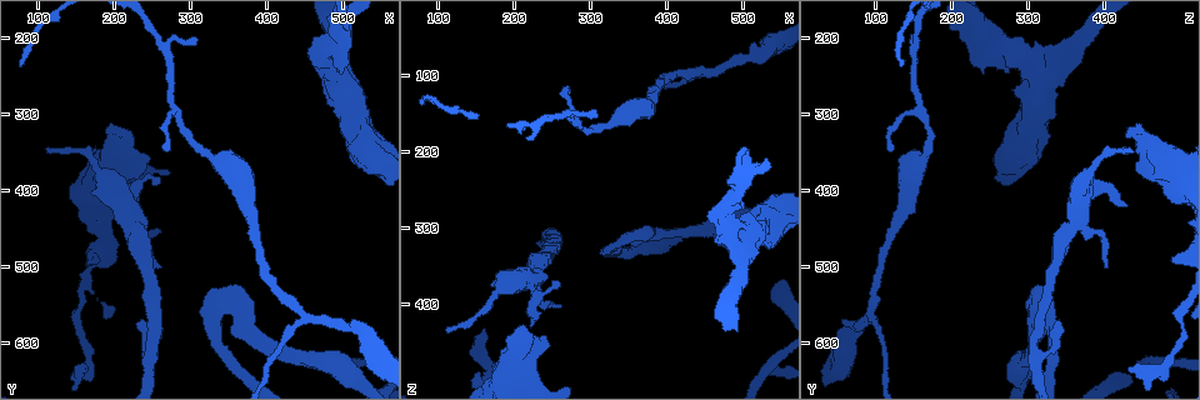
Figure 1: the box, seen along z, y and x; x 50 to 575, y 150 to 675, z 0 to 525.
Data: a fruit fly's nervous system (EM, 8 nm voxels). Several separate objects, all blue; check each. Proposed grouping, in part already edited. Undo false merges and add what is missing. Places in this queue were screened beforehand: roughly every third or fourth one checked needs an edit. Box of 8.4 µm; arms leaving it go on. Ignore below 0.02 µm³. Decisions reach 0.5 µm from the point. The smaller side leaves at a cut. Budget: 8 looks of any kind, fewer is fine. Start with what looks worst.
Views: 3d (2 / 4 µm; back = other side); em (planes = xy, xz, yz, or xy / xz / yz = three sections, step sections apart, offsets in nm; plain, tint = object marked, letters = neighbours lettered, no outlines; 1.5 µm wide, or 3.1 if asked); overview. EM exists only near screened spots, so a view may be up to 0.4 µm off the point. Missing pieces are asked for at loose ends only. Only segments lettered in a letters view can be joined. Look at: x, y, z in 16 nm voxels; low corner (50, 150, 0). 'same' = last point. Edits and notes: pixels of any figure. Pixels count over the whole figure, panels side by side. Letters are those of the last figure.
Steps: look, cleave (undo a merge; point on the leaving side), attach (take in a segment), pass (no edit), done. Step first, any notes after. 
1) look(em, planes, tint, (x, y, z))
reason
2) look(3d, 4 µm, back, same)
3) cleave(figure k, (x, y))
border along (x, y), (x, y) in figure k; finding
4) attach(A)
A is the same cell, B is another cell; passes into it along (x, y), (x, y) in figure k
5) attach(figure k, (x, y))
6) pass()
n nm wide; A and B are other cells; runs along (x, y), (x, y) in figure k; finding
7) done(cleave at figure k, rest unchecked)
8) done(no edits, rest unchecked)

look(3d, 4 µm, (185, 325, 450))

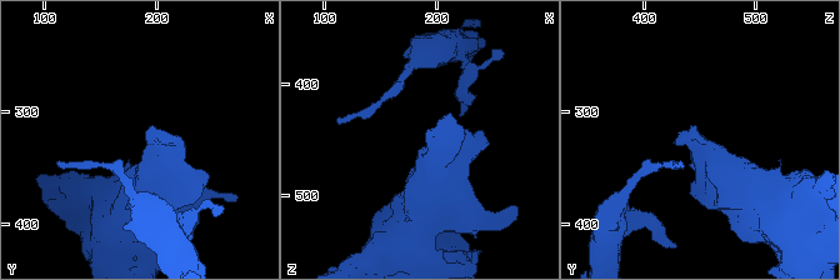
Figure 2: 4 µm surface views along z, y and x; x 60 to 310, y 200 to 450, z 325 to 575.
look(em, xy, step 4, letters, (188, 324, 448))
shape alone is not enough

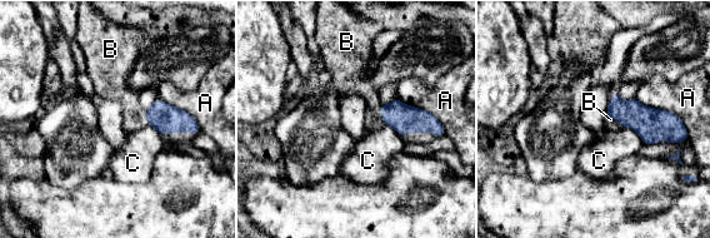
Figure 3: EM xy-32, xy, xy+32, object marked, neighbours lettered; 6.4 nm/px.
look(em, xz, step 4, letters, same)

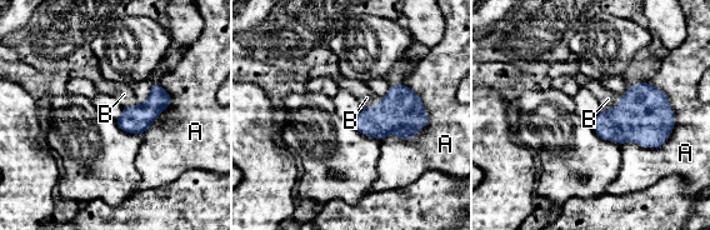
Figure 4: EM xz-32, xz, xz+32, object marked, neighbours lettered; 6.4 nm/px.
attach(B)
B is the same cell, A is another cell; it goes on there

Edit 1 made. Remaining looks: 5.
look(overview)

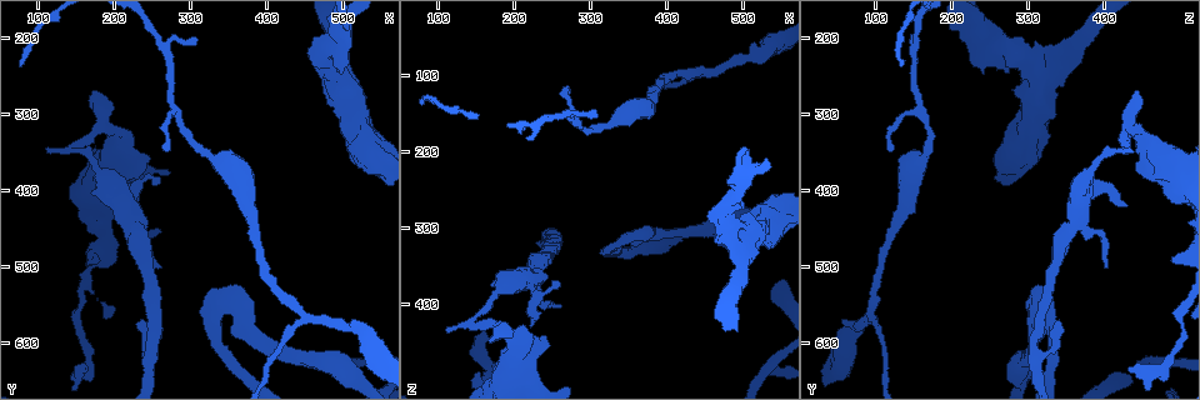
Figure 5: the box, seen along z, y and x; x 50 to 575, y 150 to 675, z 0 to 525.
look(em, yz, step 8, letters, (310, 560, 330))
free end

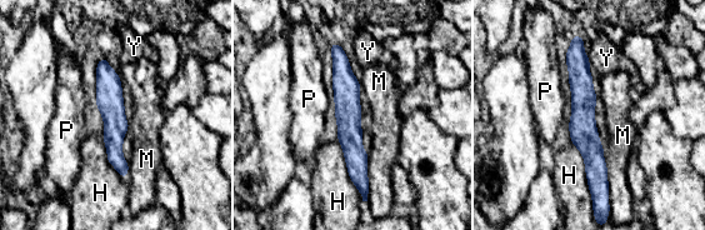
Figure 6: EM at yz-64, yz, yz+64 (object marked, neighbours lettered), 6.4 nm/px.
look(em, planes, letters, same)
cut it another way

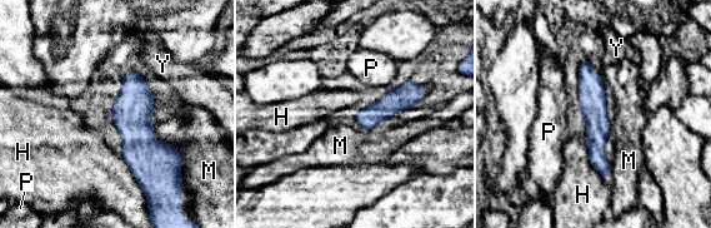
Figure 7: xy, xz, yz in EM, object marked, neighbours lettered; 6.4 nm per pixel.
pass()
120 nm wide; H, M, P and Y are other cells; border along (611, 168), (609, 179) in figure 7; none of them fits

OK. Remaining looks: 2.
look(em, planes, letters, (270, 350, 120))
tapers out

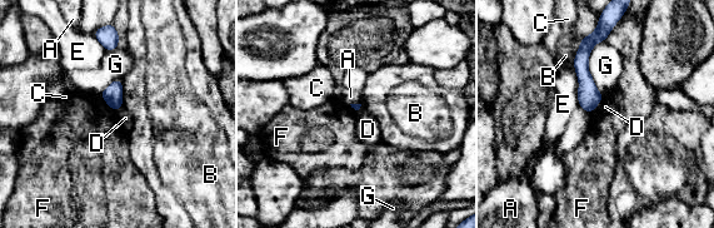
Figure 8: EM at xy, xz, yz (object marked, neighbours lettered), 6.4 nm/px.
pass()
A, B, C, D, E, F and G are other cells; border along (100, 94), (115, 110) in figure 8; none of them fits

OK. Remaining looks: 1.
done(attach at figure 4, rest unchecked)

